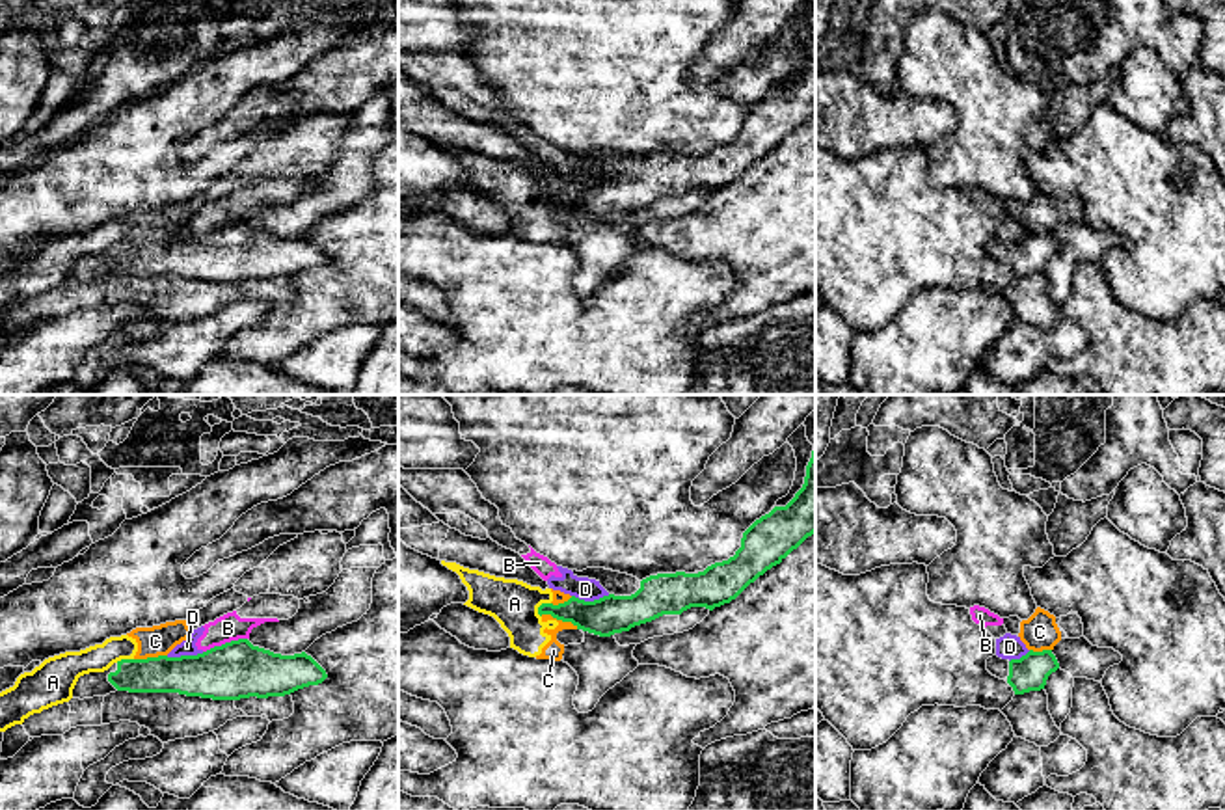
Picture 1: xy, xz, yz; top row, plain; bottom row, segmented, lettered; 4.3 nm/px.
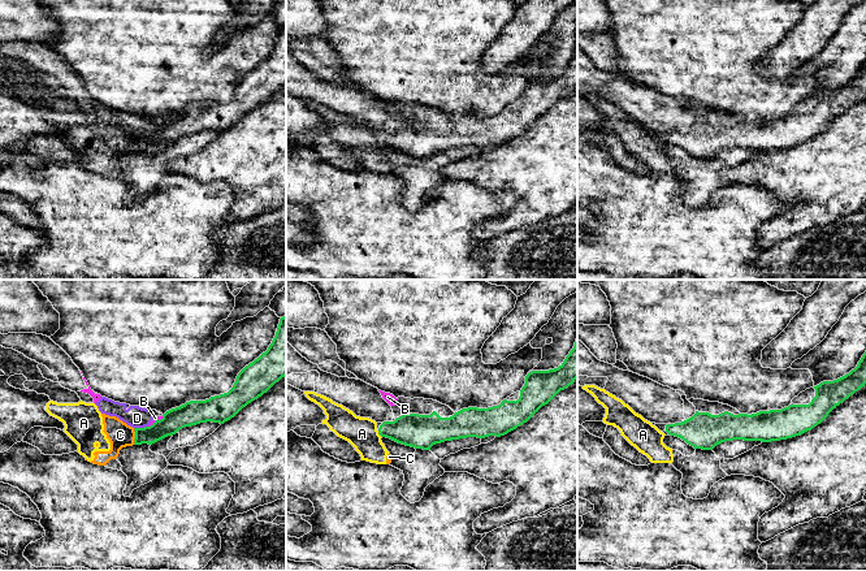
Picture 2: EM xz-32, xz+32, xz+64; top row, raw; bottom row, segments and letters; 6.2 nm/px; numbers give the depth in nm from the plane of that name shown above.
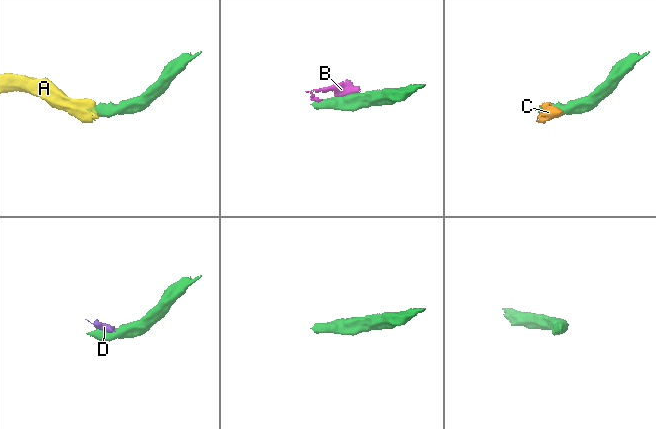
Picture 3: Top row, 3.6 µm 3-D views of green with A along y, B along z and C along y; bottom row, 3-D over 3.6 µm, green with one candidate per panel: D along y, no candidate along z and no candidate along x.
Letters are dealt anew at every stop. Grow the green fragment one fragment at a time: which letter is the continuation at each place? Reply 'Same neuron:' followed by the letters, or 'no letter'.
Same neuron: no letter

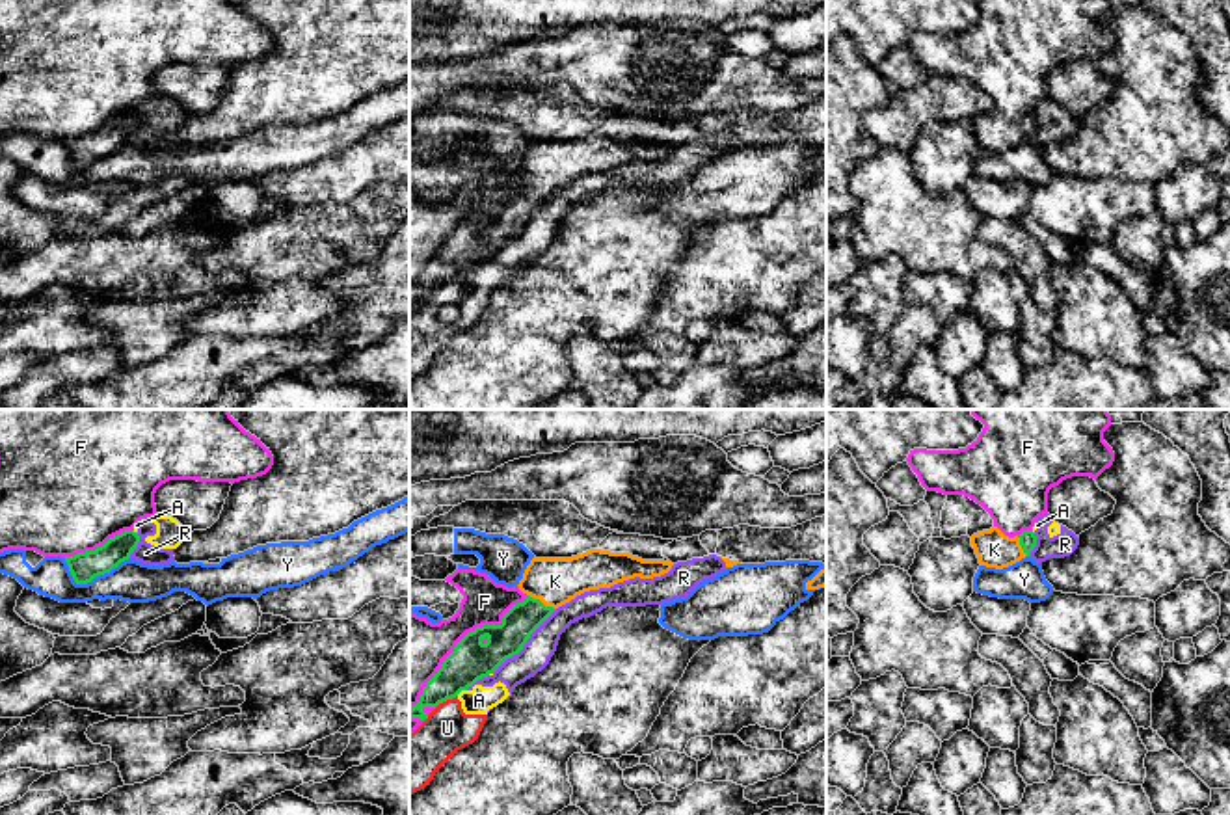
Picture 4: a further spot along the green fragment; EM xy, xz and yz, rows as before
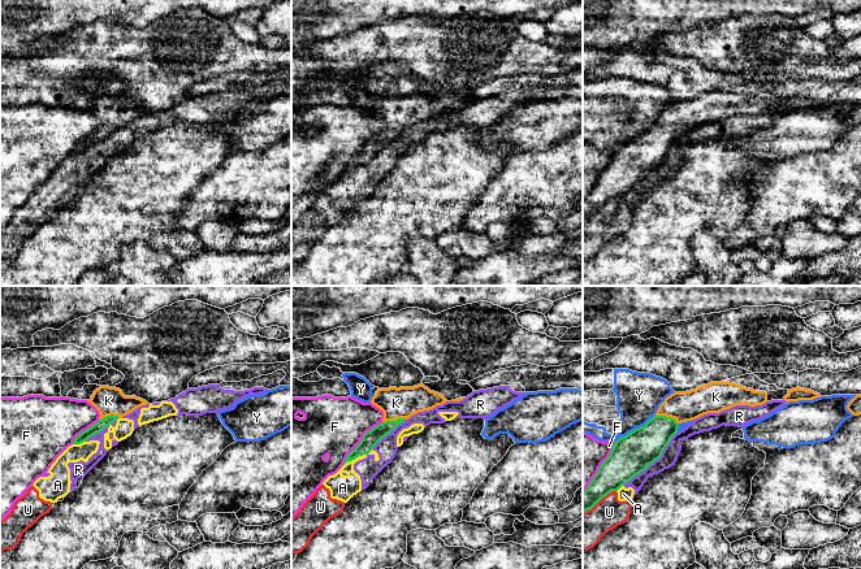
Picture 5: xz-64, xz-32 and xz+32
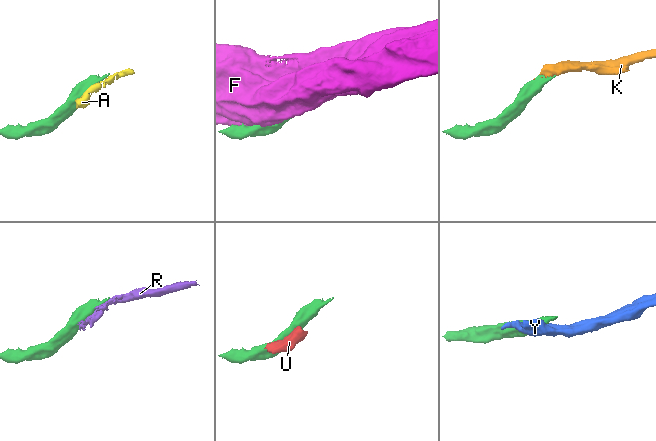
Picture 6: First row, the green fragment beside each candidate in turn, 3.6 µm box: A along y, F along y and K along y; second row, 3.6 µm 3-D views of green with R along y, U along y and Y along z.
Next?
Same neuron: K

